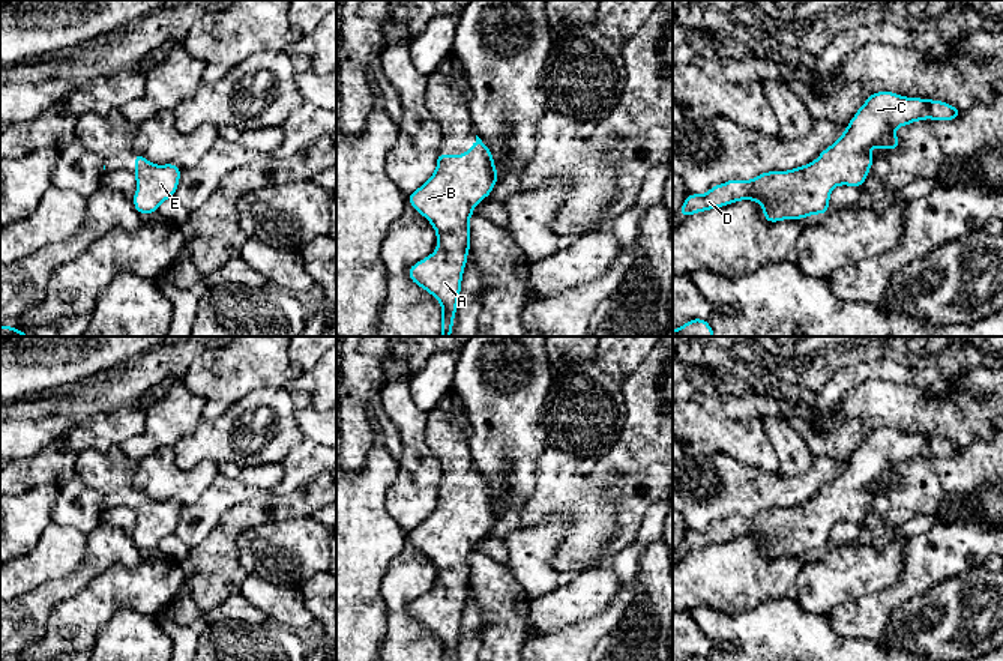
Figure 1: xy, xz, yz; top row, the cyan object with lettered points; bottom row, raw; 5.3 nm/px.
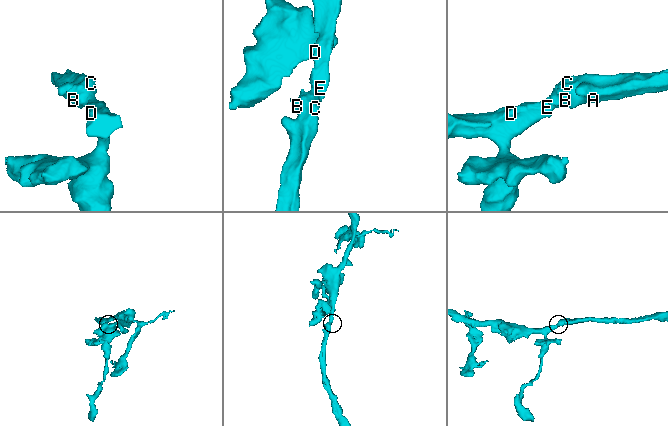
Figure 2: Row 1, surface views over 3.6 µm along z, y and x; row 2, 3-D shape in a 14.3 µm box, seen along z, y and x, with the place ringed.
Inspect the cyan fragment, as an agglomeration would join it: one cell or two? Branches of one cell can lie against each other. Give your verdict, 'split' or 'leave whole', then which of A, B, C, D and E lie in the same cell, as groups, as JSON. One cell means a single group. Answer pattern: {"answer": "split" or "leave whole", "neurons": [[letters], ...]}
{"answer": "leave whole", "neurons": [["A", "B", "C", "D", "E"]]}

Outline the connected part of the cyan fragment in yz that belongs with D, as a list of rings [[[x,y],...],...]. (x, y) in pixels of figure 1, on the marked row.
[[[886,90],[872,93],[844,134],[815,161],[788,171],[761,173],[752,180],[731,179],[704,195],[688,194],[680,215],[688,218],[740,200],[761,204],[767,222],[824,215],[835,186],[863,186],[875,159],[869,153],[872,147],[895,150],[901,146],[895,134],[898,126],[925,119],[955,120],[959,116],[958,108],[937,99],[905,98]]]

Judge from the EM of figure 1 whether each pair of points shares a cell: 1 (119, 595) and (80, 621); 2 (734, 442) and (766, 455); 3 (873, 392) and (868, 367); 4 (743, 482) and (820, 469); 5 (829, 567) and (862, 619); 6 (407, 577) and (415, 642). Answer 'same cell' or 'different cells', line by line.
1: same cell
2: same cell
3: different cells
4: same cell
5: different cells
6: same cell

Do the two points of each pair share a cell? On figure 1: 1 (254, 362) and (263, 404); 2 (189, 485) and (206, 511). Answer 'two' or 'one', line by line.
1: two
2: two

